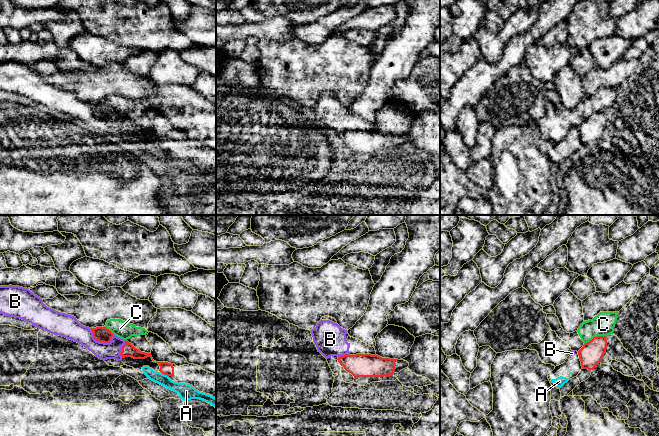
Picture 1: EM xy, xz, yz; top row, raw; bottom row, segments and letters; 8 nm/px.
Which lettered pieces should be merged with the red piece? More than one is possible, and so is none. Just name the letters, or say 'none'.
none

